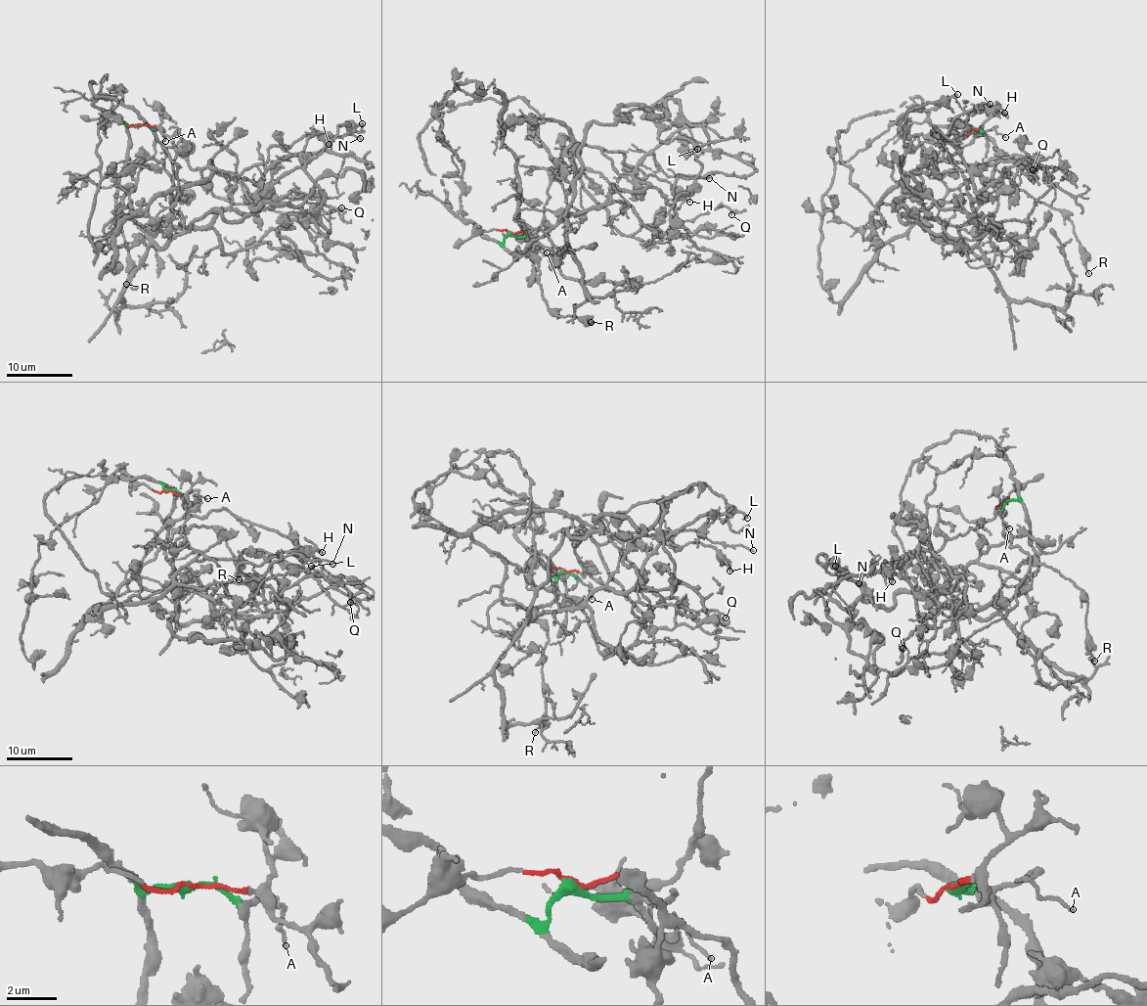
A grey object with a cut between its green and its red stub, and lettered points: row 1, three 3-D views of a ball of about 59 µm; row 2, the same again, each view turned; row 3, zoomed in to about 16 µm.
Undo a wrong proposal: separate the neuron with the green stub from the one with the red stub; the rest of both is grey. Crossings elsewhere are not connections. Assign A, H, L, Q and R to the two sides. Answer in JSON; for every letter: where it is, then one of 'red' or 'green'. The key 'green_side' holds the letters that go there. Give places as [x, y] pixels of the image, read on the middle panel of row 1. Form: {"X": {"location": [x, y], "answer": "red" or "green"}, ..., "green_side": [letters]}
{"A": {"location": [547, 252], "answer": "green"}, "H": {"location": [689, 202], "answer": "red"}, "L": {"location": [697, 149], "answer": "green"}, "Q": {"location": [731, 214], "answer": "green"}, "R": {"location": [591, 322], "answer": "red"}, "green_side": ["A", "L", "Q"]}

